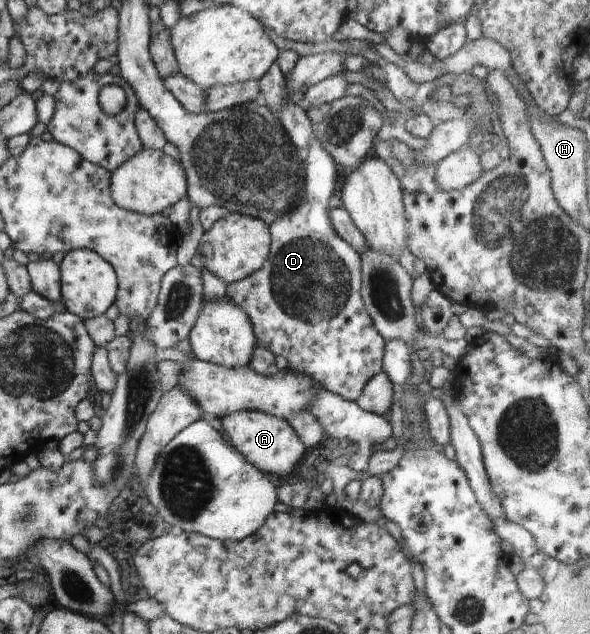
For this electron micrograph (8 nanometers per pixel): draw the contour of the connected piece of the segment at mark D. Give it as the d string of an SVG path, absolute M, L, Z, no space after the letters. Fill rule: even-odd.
M309 140L306 150L308 157L302 160L306 172L303 199L300 204L294 204L290 214L280 216L269 226L272 242L262 268L241 281L227 285L225 298L249 318L260 345L271 350L275 356L284 356L296 373L311 377L326 390L339 394L347 401L357 402L366 383L383 370L381 362L385 340L373 327L371 316L365 311L360 294L359 252L336 234L328 216L329 200L336 192L334 184L338 166L317 140Z

